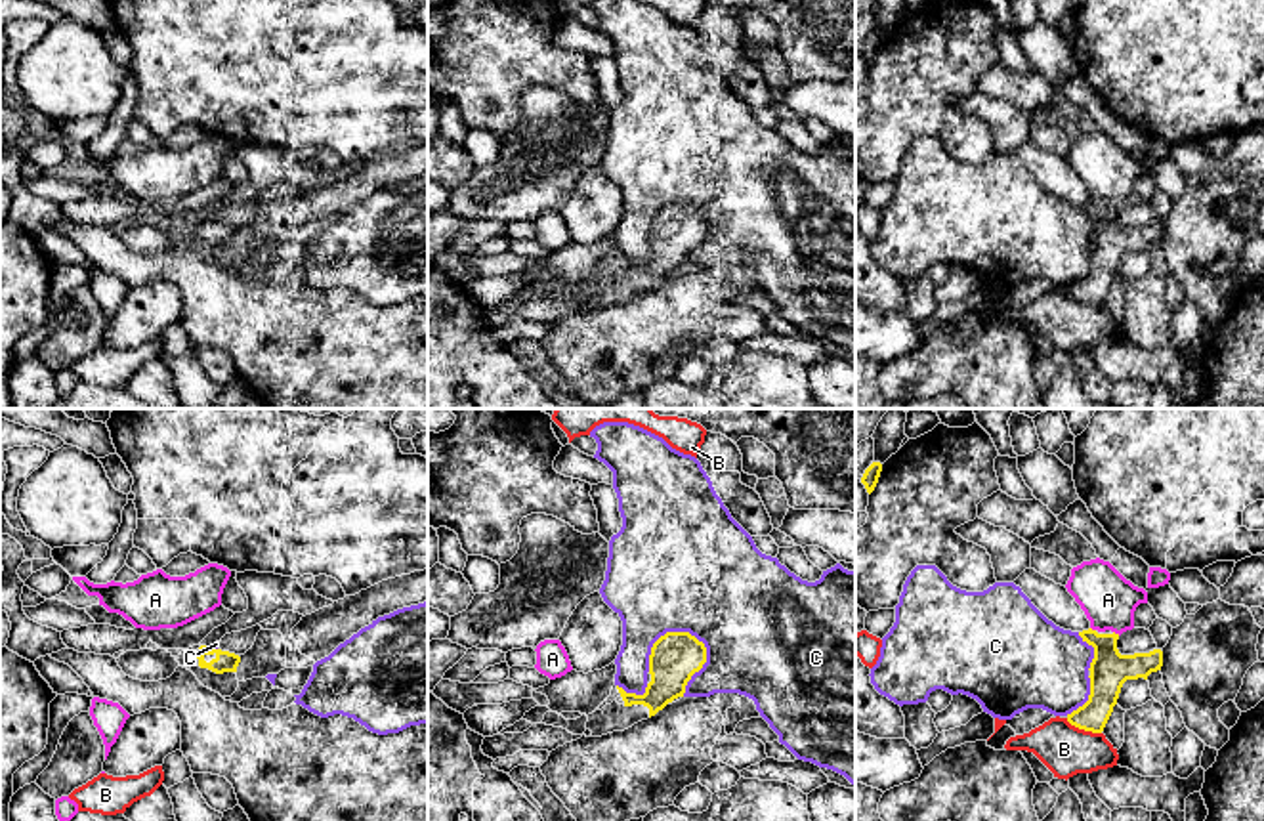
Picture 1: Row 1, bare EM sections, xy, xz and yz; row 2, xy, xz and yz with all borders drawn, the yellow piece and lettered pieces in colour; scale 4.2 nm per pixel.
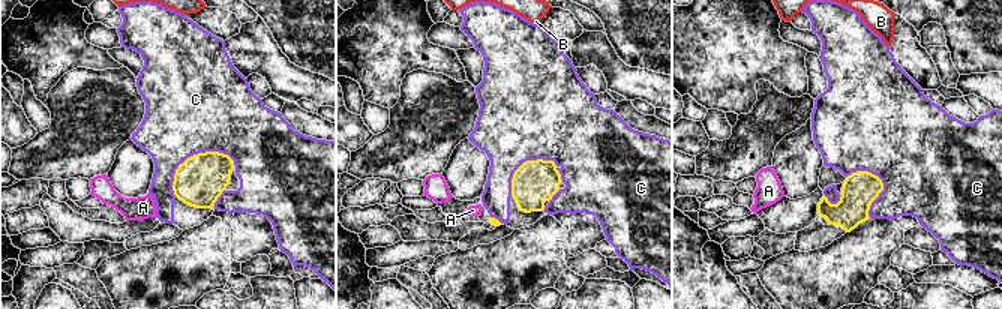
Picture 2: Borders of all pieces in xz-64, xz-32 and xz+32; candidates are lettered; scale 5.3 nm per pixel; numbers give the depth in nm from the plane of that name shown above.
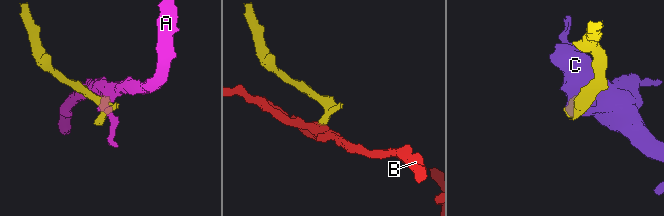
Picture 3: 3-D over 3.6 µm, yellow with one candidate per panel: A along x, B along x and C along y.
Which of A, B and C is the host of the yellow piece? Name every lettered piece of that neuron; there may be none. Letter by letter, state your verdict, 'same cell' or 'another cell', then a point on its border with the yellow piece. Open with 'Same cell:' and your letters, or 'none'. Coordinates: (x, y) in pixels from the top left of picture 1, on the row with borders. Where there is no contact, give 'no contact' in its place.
Same cell: none
A: another cell; meets yellow in yz at (1117, 634)
B: another cell; meets yellow in yz at (1083, 728)
C: another cell; meets yellow in xz at (705, 652)

